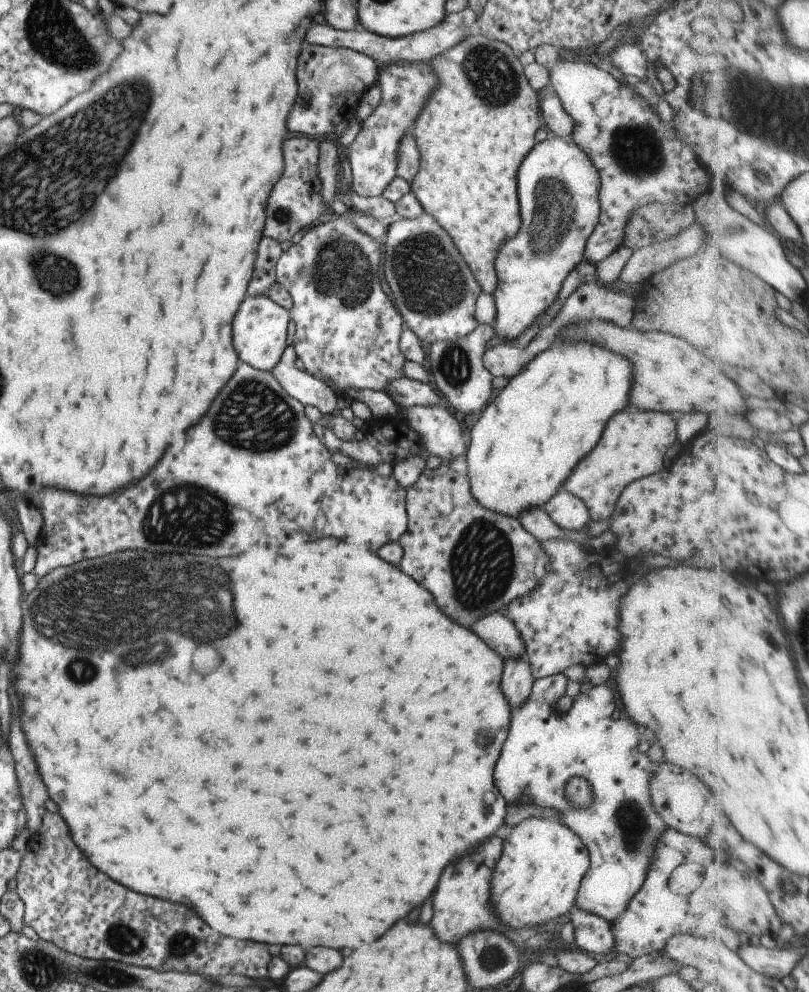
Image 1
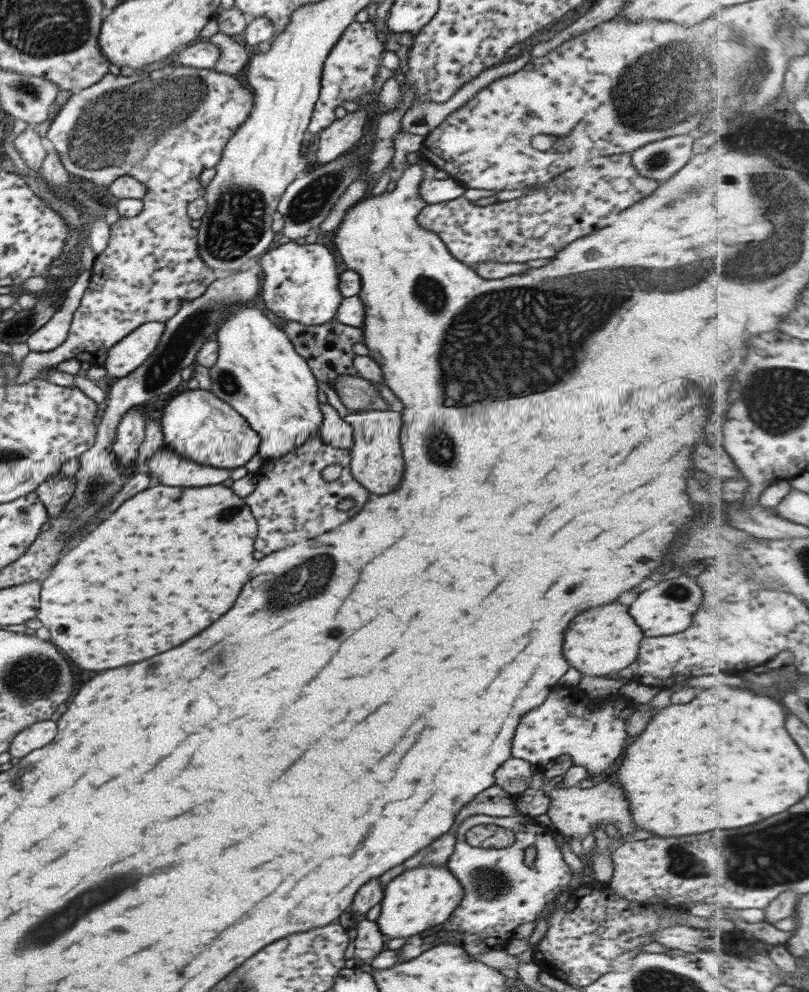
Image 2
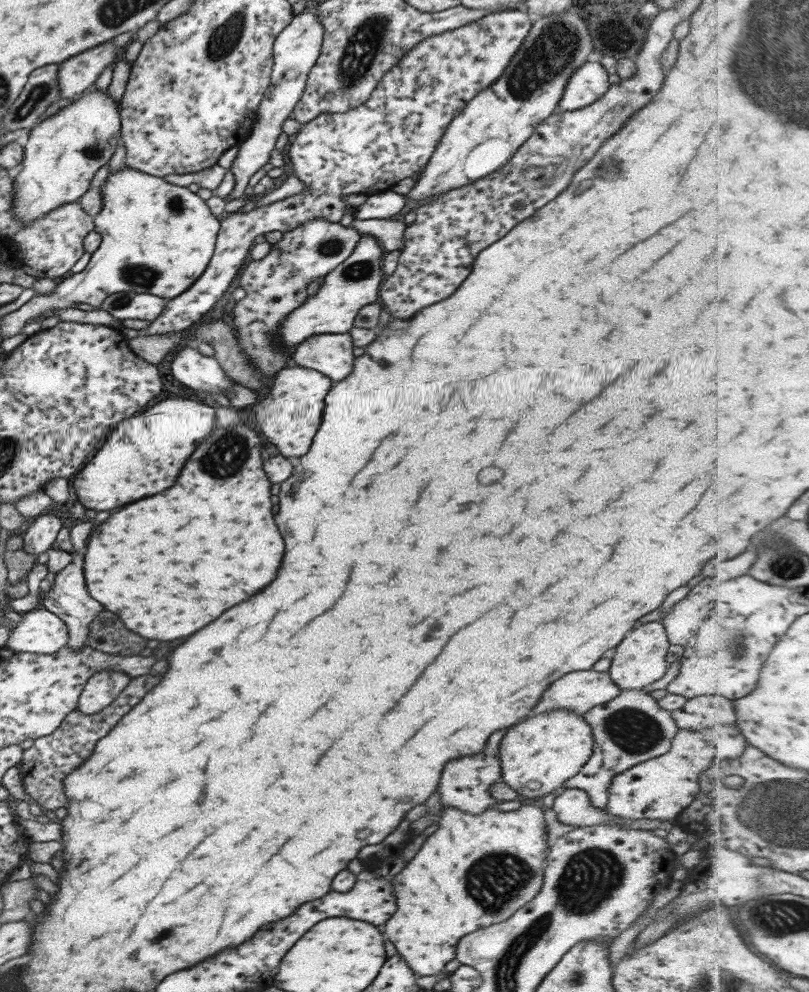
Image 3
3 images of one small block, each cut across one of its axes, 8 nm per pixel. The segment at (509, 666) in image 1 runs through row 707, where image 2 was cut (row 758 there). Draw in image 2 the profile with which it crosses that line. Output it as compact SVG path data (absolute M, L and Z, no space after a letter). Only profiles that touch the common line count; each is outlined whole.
M511 756L496 770L495 782L506 792L518 796L529 789L533 775L530 762Z

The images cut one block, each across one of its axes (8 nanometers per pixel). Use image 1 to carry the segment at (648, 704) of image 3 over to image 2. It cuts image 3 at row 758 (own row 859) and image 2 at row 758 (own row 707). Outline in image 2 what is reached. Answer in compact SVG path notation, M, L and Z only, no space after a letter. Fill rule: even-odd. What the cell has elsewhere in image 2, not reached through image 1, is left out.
M579 688L554 690L540 706L522 715L513 739L511 756L530 762L531 770L537 774L544 773L549 762L568 754L574 766L580 766L588 770L590 776L598 777L624 752L628 740L626 719L636 707L632 700L619 693L605 699L593 699L580 692ZM588 706L594 709L590 711Z

